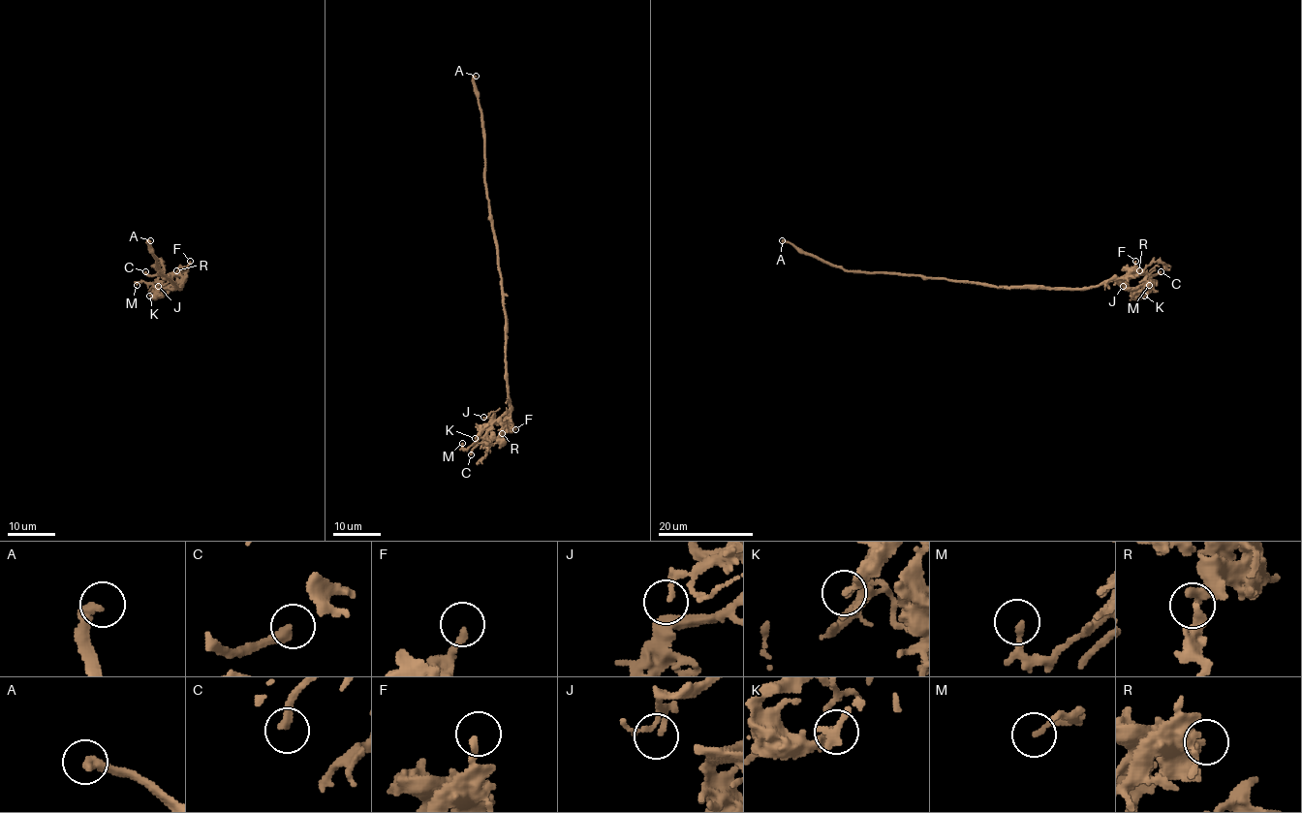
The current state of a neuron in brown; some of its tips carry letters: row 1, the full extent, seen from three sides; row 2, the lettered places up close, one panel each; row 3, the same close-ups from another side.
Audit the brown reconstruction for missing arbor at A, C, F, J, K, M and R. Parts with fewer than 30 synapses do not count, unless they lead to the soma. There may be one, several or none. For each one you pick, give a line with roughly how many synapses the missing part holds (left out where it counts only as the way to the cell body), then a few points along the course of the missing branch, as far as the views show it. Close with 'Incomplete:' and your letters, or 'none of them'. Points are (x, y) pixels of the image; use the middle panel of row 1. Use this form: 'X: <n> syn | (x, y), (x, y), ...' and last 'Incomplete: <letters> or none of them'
C: 110 syn | (471, 454), (427, 486), (429, 491), (442, 485)
Incomplete: C

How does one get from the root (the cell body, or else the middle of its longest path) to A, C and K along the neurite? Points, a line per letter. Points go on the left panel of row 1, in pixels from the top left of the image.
A: (175, 285), (159, 271), (148, 243), (150, 240)
C: (175, 285), (181, 288), (184, 280), (174, 285), (161, 275), (148, 275), (145, 271)
K: (175, 285), (181, 288), (184, 280), (159, 289), (153, 297), (149, 296)

